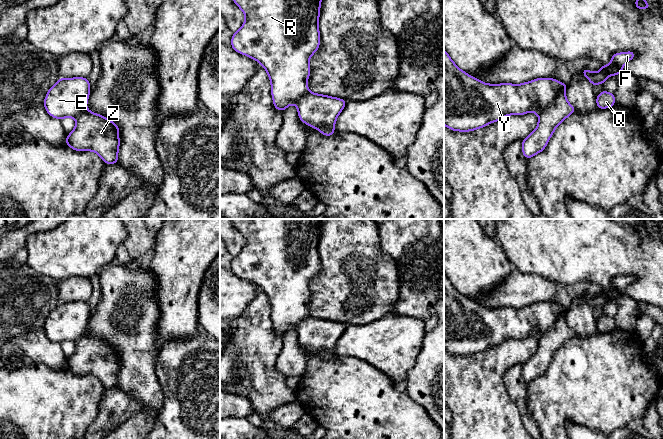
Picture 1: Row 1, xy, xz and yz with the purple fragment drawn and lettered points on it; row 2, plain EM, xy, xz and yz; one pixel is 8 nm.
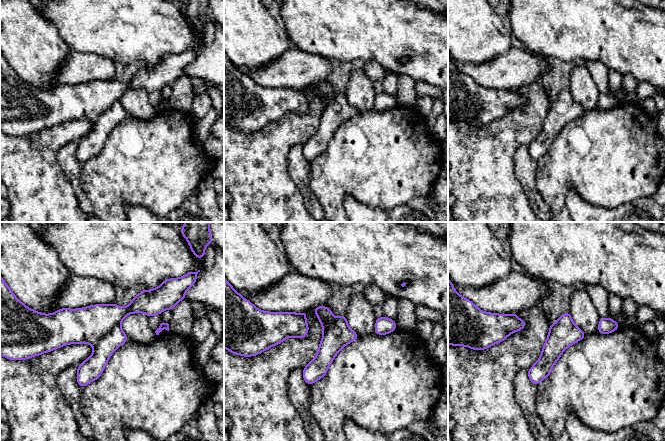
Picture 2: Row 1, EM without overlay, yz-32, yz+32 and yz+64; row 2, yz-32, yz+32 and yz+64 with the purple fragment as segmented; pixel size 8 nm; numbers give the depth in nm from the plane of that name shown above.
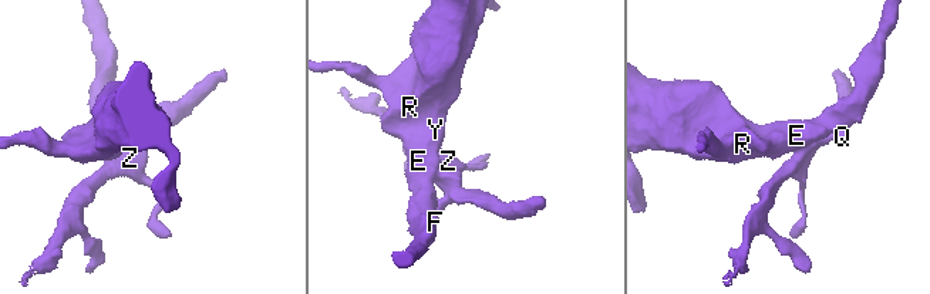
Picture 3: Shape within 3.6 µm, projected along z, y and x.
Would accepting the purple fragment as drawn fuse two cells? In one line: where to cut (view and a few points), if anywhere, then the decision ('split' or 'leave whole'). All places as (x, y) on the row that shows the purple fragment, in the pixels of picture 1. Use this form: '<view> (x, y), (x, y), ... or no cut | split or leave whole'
yz (564, 91), (538, 115) | split

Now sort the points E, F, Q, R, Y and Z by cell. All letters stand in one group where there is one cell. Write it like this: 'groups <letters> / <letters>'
groups E F R Y / Q Z

